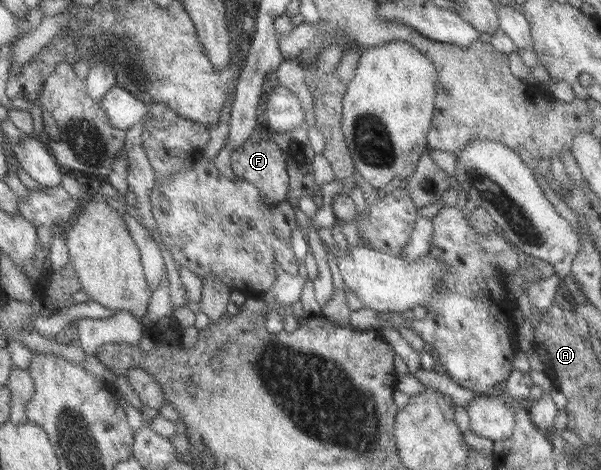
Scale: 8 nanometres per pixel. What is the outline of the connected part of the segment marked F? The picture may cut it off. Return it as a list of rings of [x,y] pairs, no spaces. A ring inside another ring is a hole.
[[[246,138],[238,148],[229,155],[229,167],[235,179],[254,185],[261,196],[262,203],[273,206],[286,199],[288,194],[288,176],[284,156],[278,146],[270,138]]]

